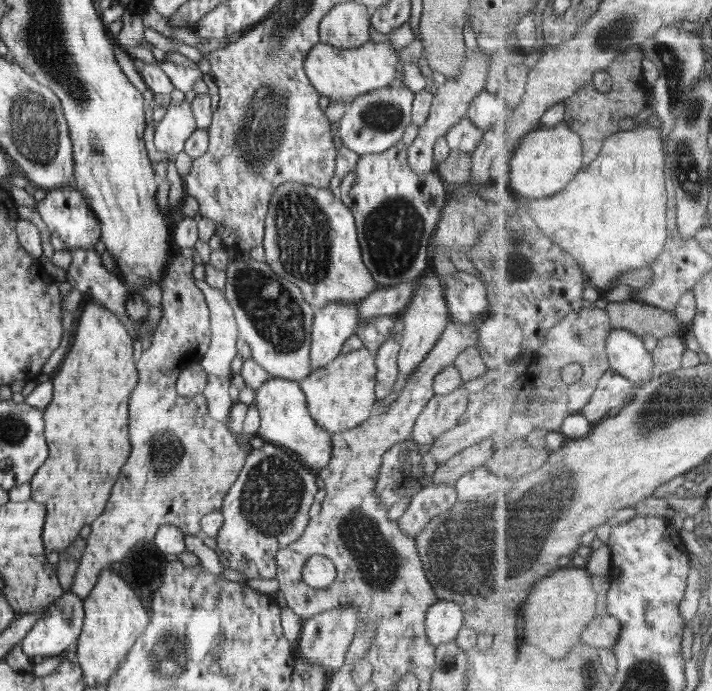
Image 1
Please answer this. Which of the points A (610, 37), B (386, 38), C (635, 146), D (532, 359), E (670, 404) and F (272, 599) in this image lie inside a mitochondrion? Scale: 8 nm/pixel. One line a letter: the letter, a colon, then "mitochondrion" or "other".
A: mitochondrion
B: other
C: other
D: other
E: mitochondrion
F: other

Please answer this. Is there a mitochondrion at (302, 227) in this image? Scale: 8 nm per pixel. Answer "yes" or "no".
yes

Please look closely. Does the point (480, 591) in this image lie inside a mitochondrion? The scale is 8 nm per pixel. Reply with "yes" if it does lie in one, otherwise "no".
yes

